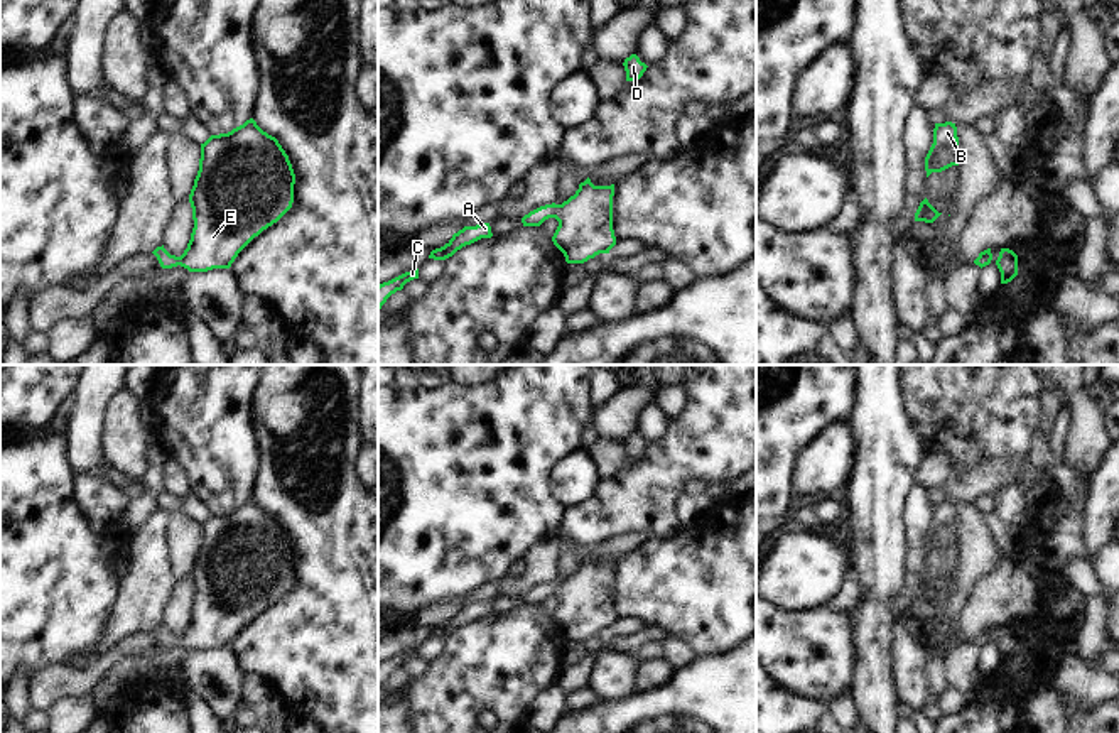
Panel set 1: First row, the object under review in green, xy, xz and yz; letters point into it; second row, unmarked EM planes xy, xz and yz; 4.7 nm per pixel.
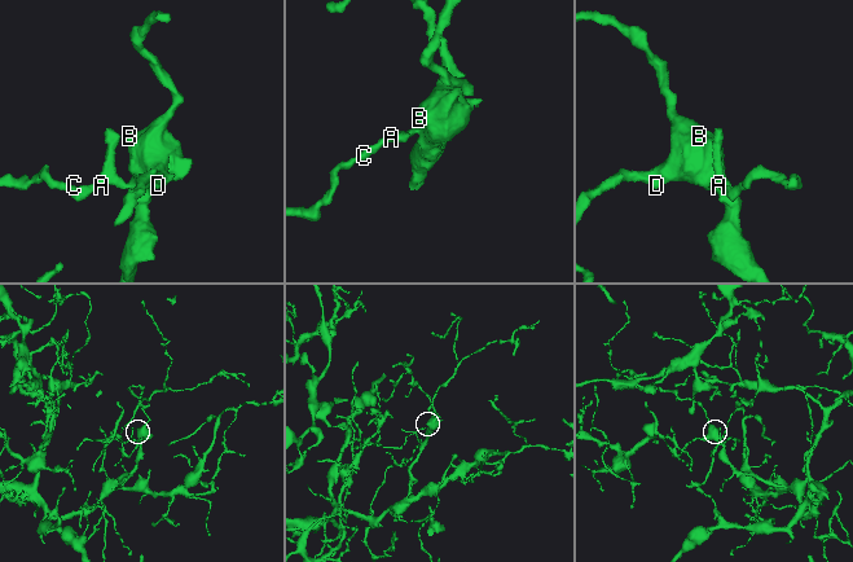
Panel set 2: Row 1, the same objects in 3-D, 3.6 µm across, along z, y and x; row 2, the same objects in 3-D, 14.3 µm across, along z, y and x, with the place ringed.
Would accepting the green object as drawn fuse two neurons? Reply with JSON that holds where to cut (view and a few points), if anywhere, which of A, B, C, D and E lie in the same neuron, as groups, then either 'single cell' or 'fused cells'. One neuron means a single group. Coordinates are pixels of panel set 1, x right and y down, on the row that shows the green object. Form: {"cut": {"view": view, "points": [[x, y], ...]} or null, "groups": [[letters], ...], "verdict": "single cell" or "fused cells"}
{"cut": null, "groups": [["A", "B", "C", "D", "E"]], "verdict": "single cell"}

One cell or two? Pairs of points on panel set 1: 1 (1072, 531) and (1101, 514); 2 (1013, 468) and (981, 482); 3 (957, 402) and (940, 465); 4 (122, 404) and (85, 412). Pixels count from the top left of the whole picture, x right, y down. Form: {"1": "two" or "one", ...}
{"1": "two", "2": "one", "3": "two", "4": "two"}

